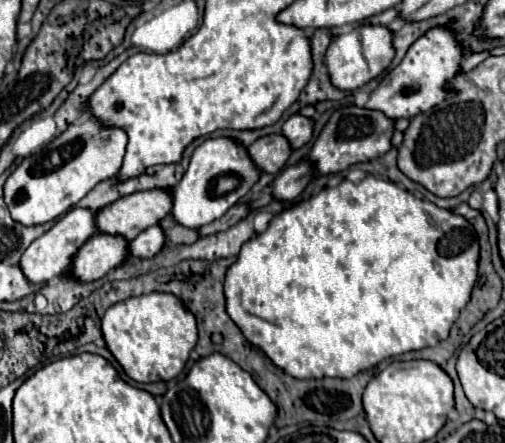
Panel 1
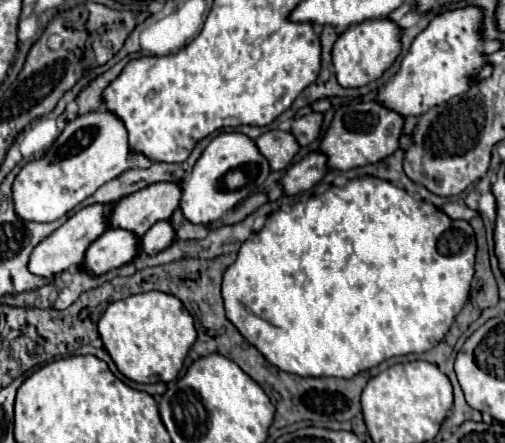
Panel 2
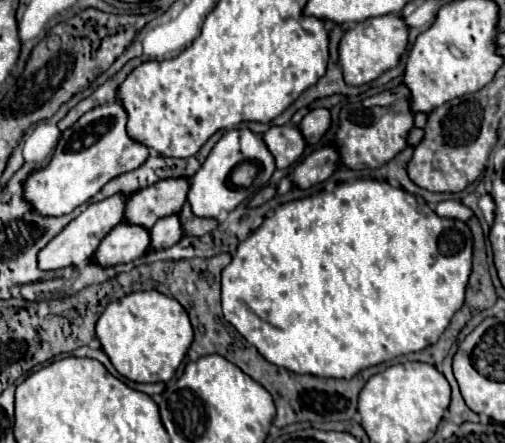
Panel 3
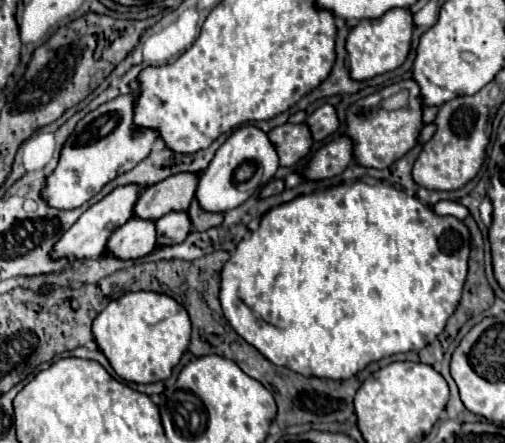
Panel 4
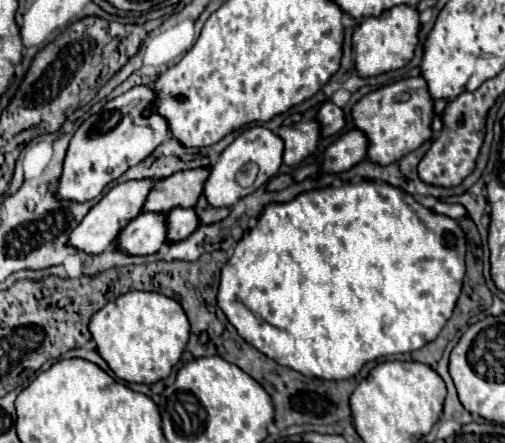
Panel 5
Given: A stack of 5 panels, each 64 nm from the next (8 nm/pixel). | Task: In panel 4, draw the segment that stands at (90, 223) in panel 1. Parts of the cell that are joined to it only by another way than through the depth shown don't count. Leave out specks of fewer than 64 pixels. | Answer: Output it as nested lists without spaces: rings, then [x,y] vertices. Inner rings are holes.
[[[118,186],[118,188],[114,188],[100,202],[92,204],[76,220],[76,224],[72,224],[72,228],[68,228],[68,232],[64,232],[64,236],[52,246],[50,258],[52,260],[60,260],[60,258],[84,260],[84,258],[98,258],[98,256],[102,256],[104,250],[106,250],[106,242],[108,242],[110,234],[118,226],[122,226],[124,222],[128,222],[132,218],[132,210],[134,210],[134,204],[136,204],[138,196],[140,196],[140,188],[138,186]]]

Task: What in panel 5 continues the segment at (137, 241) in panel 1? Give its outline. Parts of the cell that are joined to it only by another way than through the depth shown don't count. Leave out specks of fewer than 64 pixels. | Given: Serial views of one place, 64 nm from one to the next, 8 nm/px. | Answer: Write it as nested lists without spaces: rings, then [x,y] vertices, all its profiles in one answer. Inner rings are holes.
[[[174,208],[166,216],[166,240],[180,242],[186,240],[198,228],[198,218],[194,208]]]

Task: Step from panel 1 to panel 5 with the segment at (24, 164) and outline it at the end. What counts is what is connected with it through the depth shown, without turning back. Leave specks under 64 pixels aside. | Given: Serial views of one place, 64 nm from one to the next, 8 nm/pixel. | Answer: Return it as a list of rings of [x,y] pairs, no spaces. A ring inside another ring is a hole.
[[[134,86],[126,94],[106,102],[104,108],[98,114],[92,114],[90,118],[86,118],[80,124],[80,128],[74,132],[74,136],[70,140],[70,146],[66,150],[62,174],[60,174],[60,180],[58,180],[58,186],[56,186],[56,200],[62,200],[62,202],[64,200],[68,200],[68,202],[88,202],[88,200],[96,198],[112,180],[120,178],[128,168],[142,162],[146,156],[150,156],[154,152],[156,146],[160,146],[162,142],[166,142],[170,138],[168,124],[164,122],[162,116],[158,116],[156,112],[148,118],[142,116],[142,110],[148,108],[154,100],[156,100],[156,94],[154,94],[152,88]]]

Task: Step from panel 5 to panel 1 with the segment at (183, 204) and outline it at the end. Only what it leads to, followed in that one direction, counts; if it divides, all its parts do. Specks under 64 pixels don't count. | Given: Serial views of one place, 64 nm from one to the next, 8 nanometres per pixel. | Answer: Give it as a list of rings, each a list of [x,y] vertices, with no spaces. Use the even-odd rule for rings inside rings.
[[[166,190],[136,192],[116,200],[114,204],[96,212],[98,234],[122,236],[126,242],[136,238],[142,230],[158,224],[172,208],[172,198]]]

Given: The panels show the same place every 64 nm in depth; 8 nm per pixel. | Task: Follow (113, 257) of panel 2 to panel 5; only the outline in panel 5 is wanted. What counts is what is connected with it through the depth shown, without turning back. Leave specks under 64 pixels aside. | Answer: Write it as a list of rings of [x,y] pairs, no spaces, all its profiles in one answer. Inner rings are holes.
[[[138,214],[128,222],[124,230],[120,230],[116,238],[116,246],[120,252],[130,256],[146,256],[160,250],[166,242],[166,224],[164,214]]]

